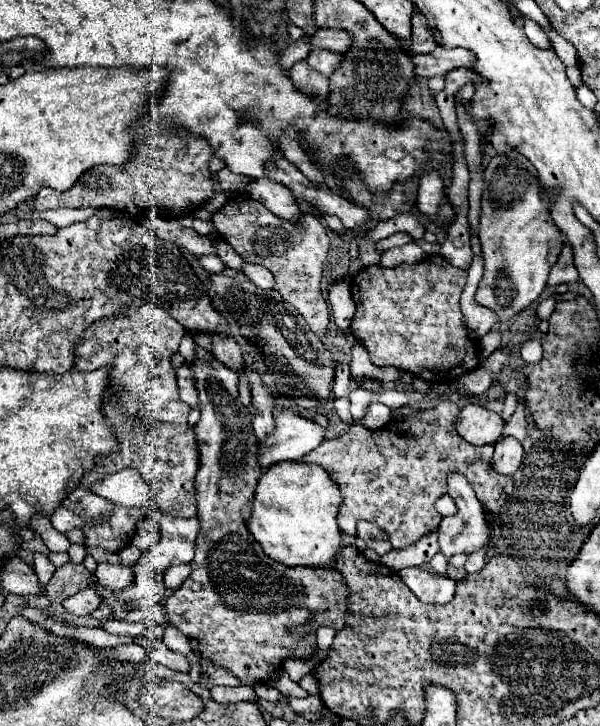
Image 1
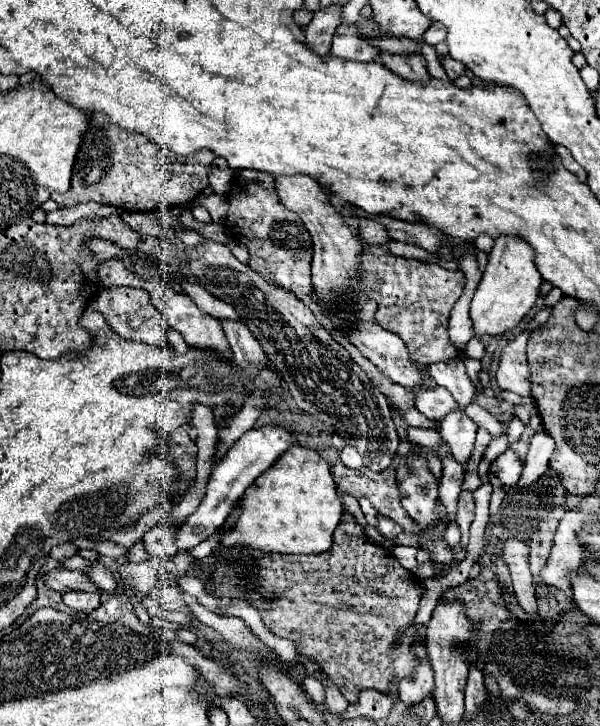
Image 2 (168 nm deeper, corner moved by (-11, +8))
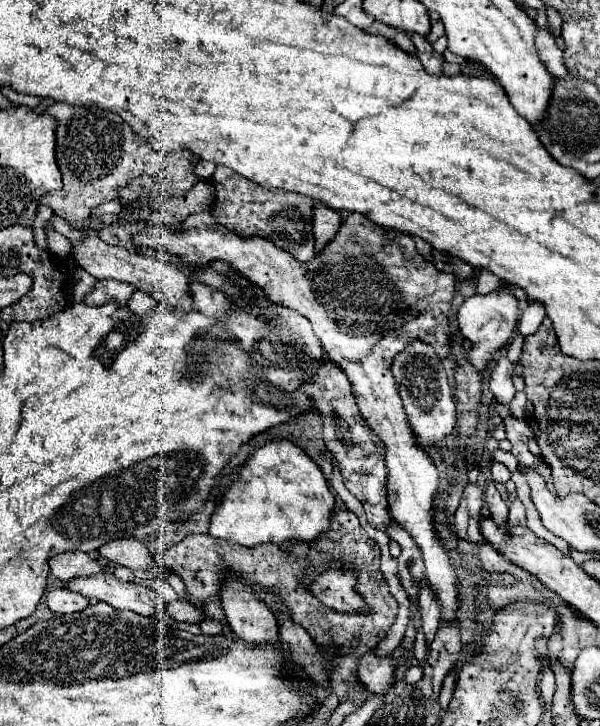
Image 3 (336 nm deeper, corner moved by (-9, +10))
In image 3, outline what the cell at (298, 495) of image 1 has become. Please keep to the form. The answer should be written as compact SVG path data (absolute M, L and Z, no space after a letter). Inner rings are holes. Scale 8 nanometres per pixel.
M271 440L271 442L267 442L265 446L257 448L257 450L243 462L243 466L239 468L239 474L237 474L237 482L233 480L233 482L227 486L227 490L223 492L223 500L221 500L221 504L217 506L217 510L213 512L213 518L211 518L209 536L219 538L219 540L233 540L233 542L237 542L237 544L241 544L241 546L257 546L257 544L267 544L267 542L285 544L285 542L289 542L289 540L293 540L293 542L311 542L313 538L317 538L321 532L325 532L325 530L329 528L329 516L331 516L333 504L335 504L335 498L333 498L333 494L331 494L331 490L329 490L329 484L327 484L323 472L319 470L319 466L317 466L297 444L293 444L293 442L289 442L289 440Z

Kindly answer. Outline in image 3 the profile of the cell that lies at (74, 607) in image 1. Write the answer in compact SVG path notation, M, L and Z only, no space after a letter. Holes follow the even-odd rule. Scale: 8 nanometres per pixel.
M55 588L45 596L45 604L51 612L63 616L63 614L73 614L81 612L89 606L89 598L69 590L69 588Z

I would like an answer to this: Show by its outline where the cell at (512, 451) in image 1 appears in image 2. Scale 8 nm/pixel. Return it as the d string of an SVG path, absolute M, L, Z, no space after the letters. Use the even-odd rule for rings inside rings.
M507 448L493 464L491 464L491 472L495 472L495 476L505 484L505 486L513 486L517 484L517 480L523 474L523 462L517 456L515 450Z

